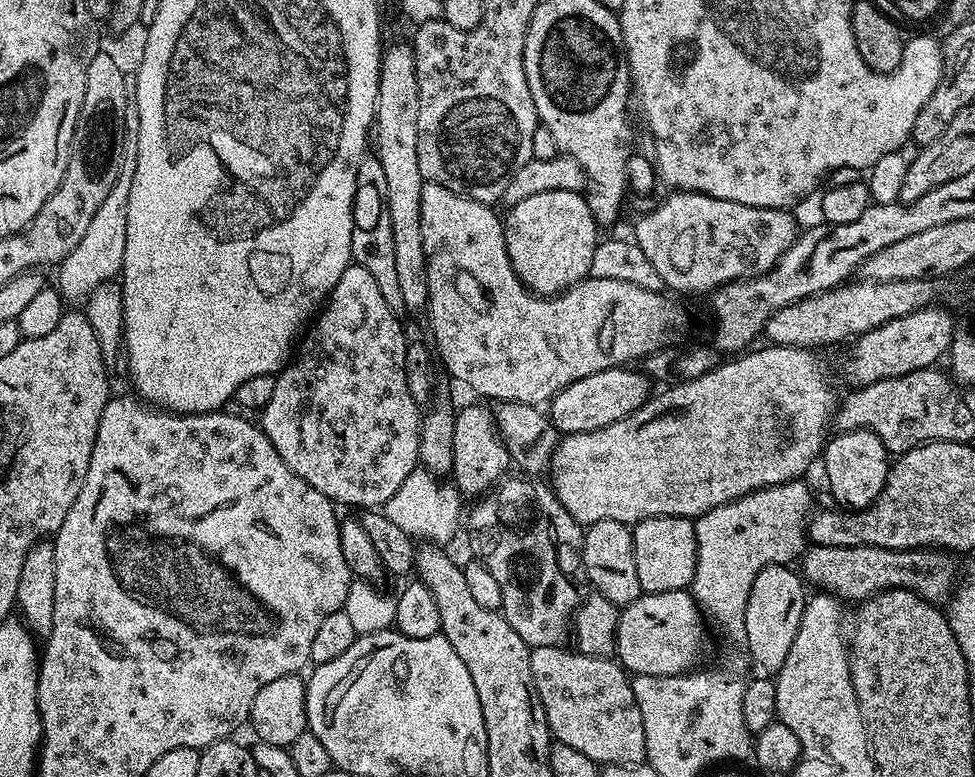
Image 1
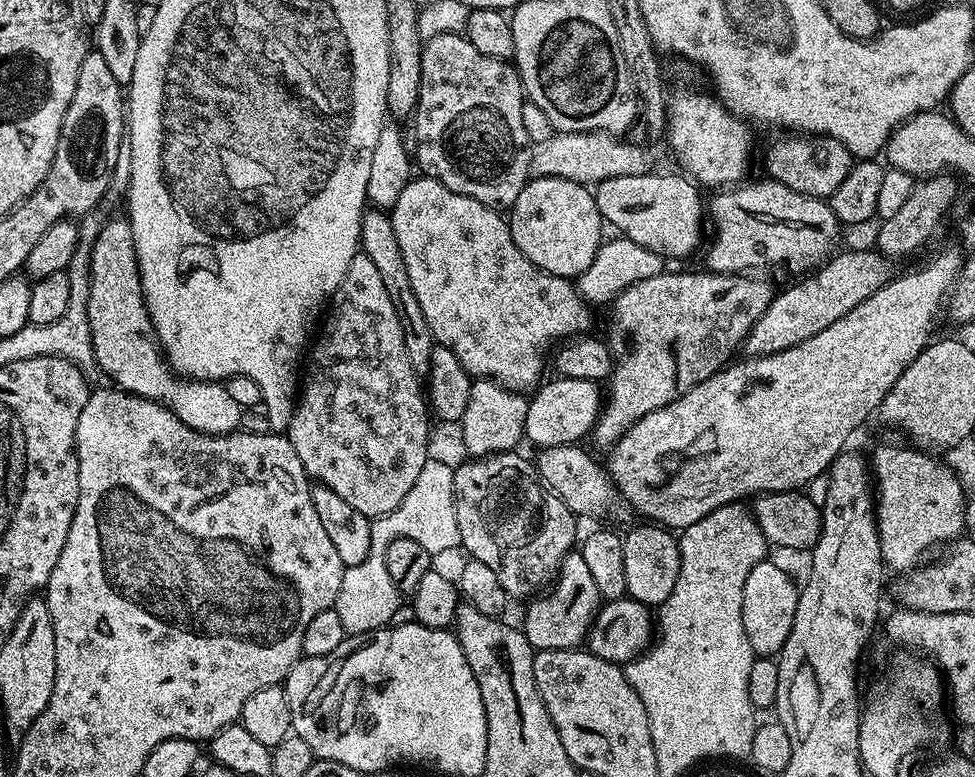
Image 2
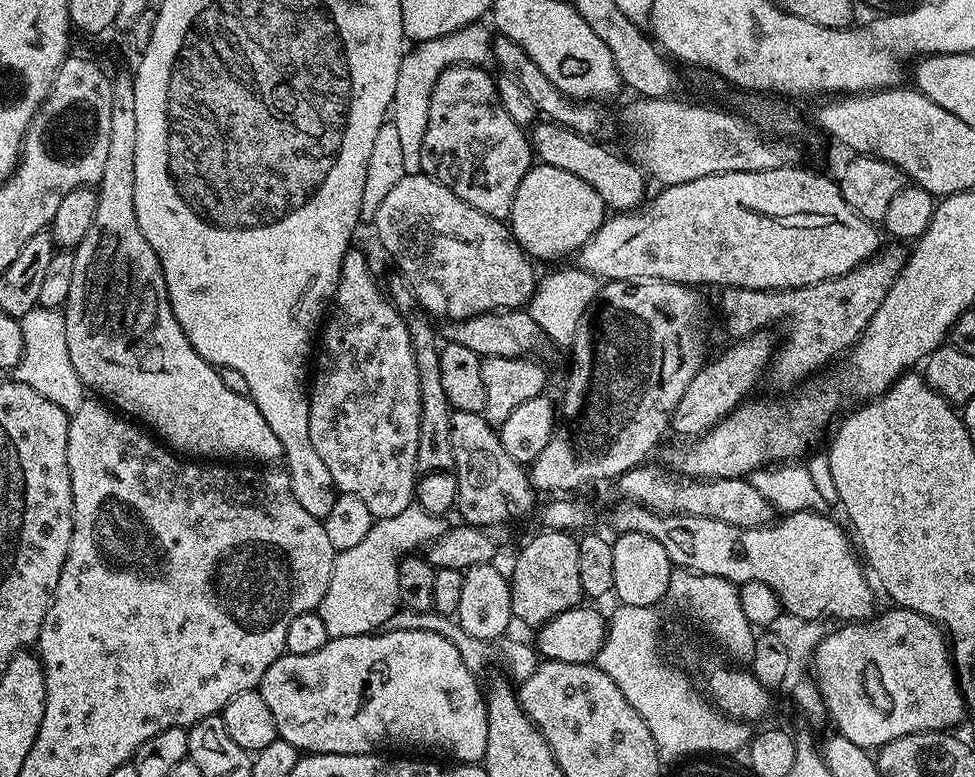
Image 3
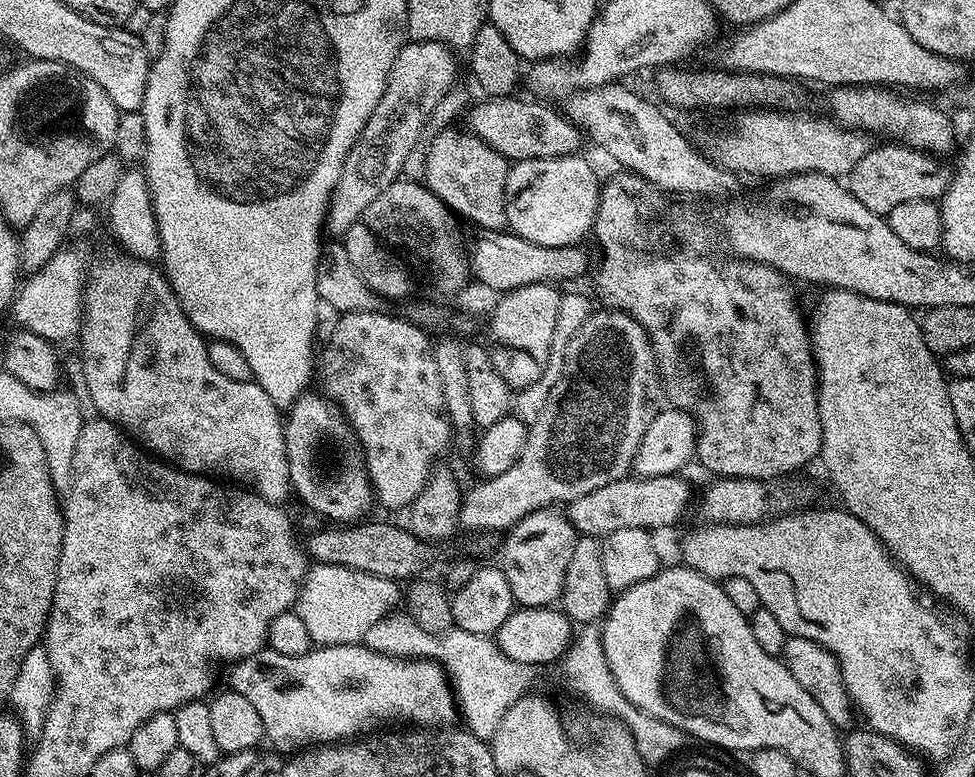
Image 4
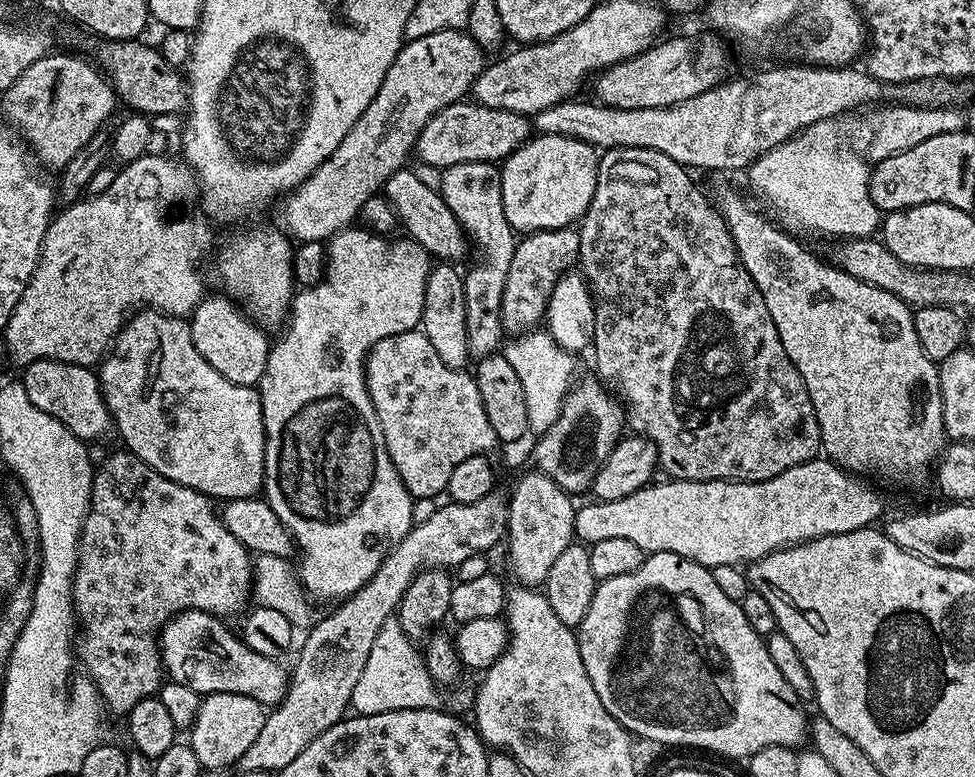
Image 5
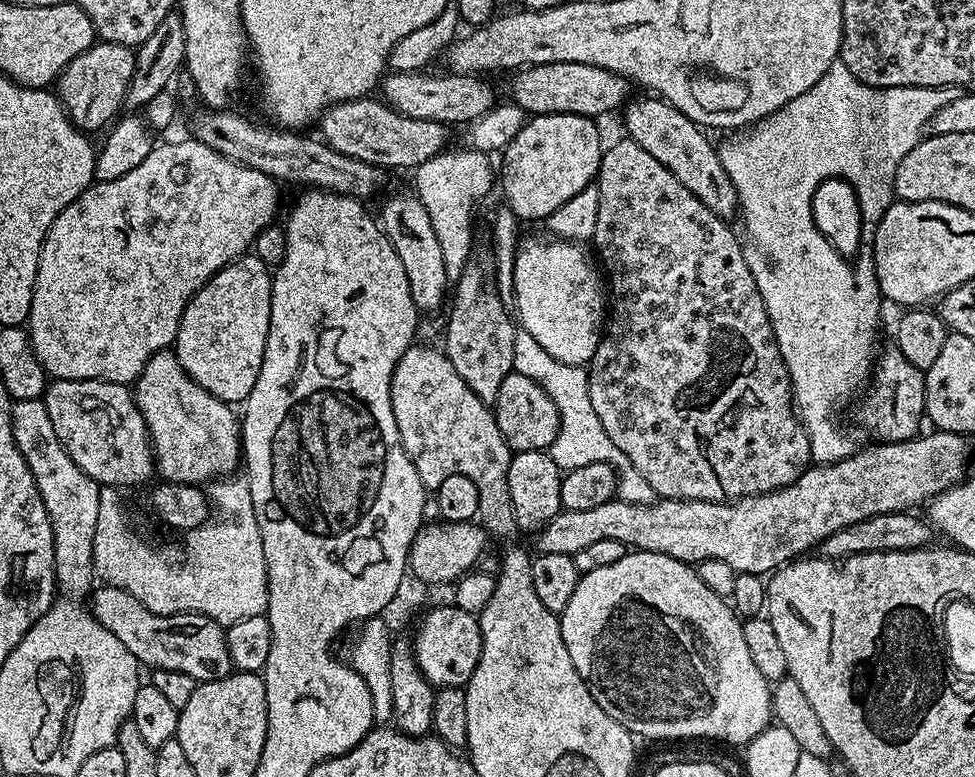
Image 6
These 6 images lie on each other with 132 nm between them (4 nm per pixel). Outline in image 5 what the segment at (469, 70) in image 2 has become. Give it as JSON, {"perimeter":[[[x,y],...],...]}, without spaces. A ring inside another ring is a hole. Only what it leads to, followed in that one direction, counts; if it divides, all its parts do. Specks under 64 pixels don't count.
{"perimeter":[[[492,162],[455,164],[441,171],[438,191],[446,206],[450,206],[454,218],[464,228],[464,234],[474,245],[475,251],[476,248],[480,251],[476,265],[469,272],[463,273],[468,349],[478,358],[493,355],[501,347],[500,342],[504,338],[501,322],[502,290],[506,290],[510,258],[514,258],[518,239],[502,206],[500,168]]]}

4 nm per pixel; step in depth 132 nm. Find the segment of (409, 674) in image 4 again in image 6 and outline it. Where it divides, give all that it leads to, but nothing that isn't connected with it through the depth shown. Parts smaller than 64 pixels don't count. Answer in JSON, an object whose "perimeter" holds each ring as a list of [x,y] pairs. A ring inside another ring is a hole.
{"perimeter":[[[107,586],[97,589],[90,603],[92,617],[106,626],[106,630],[110,630],[110,634],[114,634],[114,638],[118,638],[145,669],[178,670],[178,674],[190,674],[197,682],[232,675],[234,669],[226,646],[225,625],[197,612],[179,612],[173,616],[154,614],[126,590]]]}

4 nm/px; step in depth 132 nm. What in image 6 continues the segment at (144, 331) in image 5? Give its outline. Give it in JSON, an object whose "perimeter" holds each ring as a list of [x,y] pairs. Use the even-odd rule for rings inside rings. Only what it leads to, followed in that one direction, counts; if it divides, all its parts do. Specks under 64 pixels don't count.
{"perimeter":[[[165,350],[154,354],[146,362],[142,374],[134,385],[136,405],[148,427],[154,449],[154,468],[159,479],[179,484],[207,485],[217,478],[227,478],[242,464],[242,424],[234,413],[233,405],[225,400],[214,398],[198,382],[194,382],[184,373],[176,360],[175,351]]]}

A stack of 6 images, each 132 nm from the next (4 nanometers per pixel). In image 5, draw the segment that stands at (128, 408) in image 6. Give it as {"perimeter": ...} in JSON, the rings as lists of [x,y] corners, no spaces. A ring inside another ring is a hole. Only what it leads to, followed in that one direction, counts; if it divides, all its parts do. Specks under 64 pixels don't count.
{"perimeter":[[[36,360],[27,365],[23,372],[22,382],[26,386],[26,394],[30,394],[30,402],[34,402],[38,410],[46,410],[46,414],[58,418],[58,422],[62,422],[70,434],[85,442],[93,442],[99,436],[106,435],[108,428],[110,432],[112,416],[100,389],[99,375],[92,368],[57,360]]]}

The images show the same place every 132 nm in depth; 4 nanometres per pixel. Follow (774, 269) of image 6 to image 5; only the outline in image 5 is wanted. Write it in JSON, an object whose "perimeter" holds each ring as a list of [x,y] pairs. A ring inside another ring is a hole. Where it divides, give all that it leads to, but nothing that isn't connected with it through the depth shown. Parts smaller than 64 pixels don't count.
{"perimeter":[[[818,121],[784,144],[770,149],[750,168],[752,184],[789,220],[800,228],[831,238],[868,238],[881,227],[882,213],[870,198],[870,164],[844,144],[838,123]]]}

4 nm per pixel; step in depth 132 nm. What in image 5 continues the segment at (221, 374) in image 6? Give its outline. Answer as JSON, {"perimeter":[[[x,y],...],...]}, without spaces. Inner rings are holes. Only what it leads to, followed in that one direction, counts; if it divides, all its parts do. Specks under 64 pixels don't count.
{"perimeter":[[[205,295],[191,314],[194,347],[214,370],[218,370],[218,374],[222,374],[222,378],[230,378],[230,382],[238,386],[259,385],[268,361],[269,333],[255,324],[237,301],[219,295]]]}

